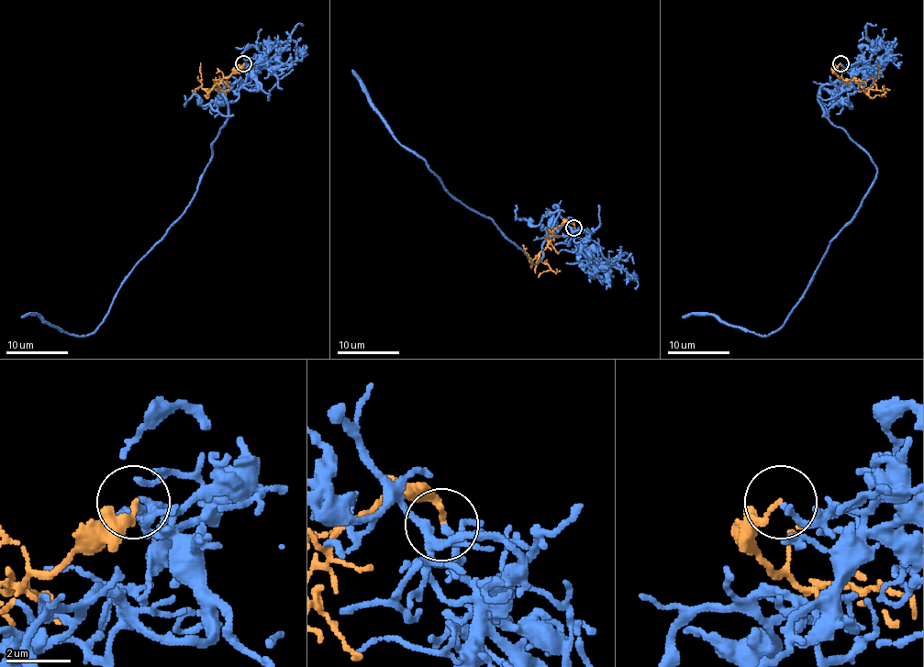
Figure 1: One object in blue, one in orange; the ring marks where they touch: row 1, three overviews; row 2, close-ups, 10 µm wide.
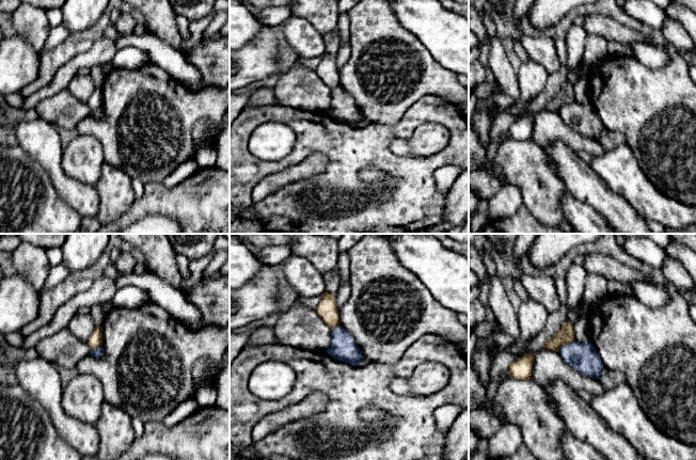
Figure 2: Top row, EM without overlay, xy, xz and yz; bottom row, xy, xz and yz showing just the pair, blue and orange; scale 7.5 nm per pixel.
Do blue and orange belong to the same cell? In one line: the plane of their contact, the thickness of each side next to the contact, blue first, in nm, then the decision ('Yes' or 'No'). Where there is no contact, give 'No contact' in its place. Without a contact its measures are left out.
Touches blue in yz. Thickness 220 nm (blue) against 120 nm. No

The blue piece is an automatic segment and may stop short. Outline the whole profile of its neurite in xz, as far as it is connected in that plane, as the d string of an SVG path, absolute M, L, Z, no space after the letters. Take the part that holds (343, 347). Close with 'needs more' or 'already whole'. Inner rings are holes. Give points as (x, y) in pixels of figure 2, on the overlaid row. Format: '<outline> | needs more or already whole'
M337 326L331 330L331 345L326 351L337 361L360 366L363 355L351 334L343 327Z | already whole

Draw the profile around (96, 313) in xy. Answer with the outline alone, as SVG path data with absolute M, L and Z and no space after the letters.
M92 305L90 315L93 319L94 327L102 327L106 314L102 312L101 305Z

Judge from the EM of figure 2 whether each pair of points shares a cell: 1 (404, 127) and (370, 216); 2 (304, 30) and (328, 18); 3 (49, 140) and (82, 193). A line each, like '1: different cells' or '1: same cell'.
1: same cell
2: different cells
3: same cell

